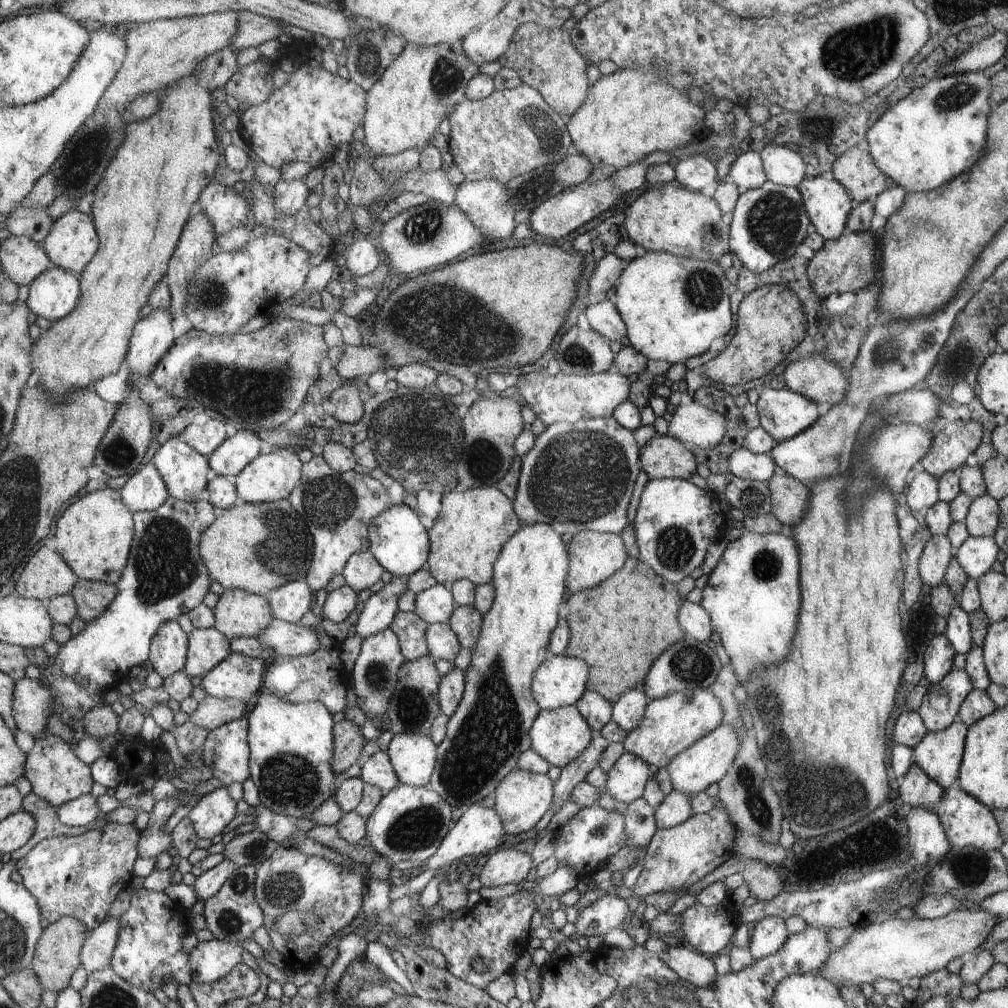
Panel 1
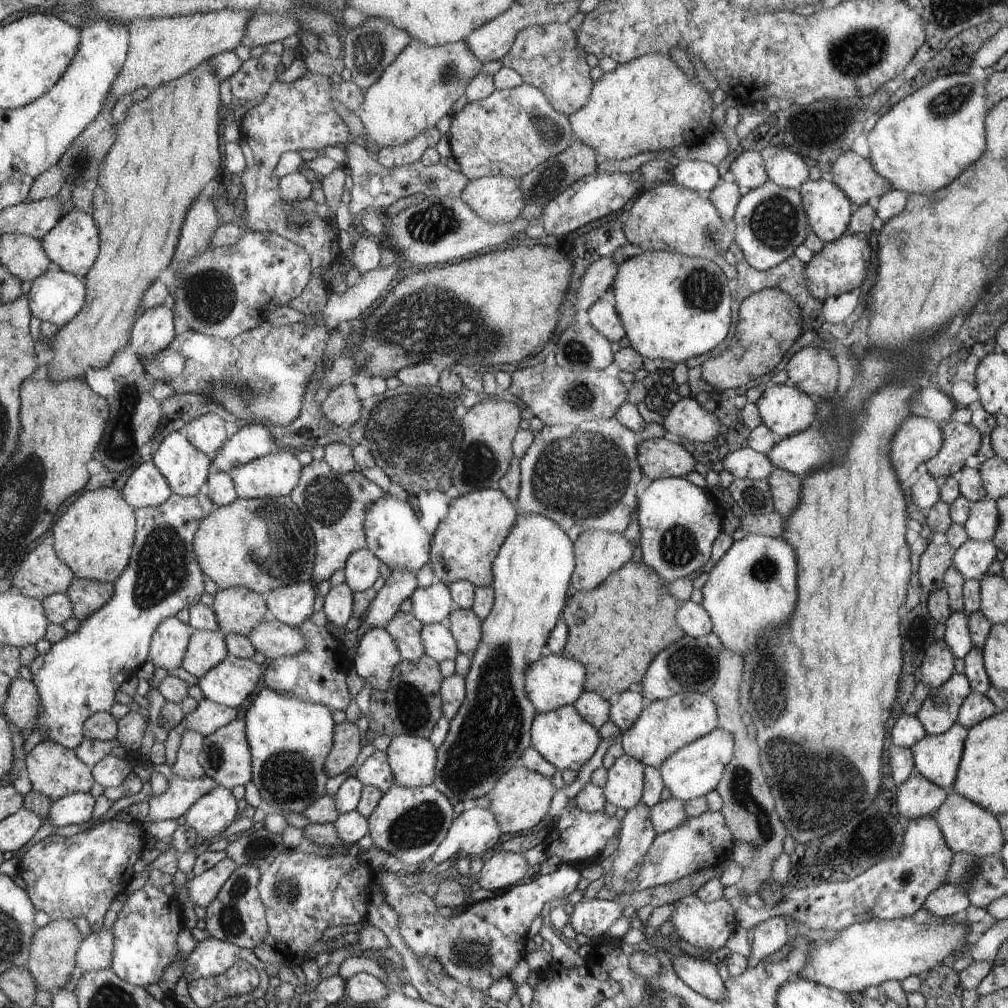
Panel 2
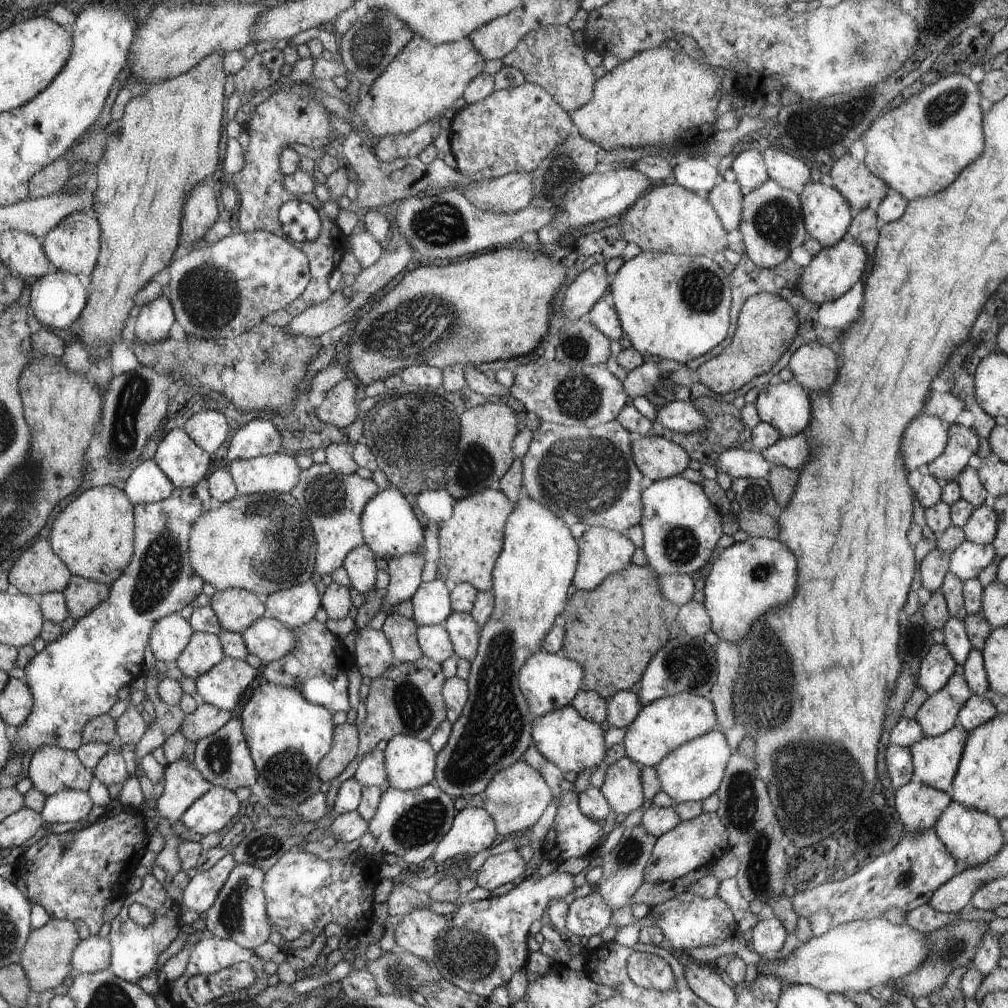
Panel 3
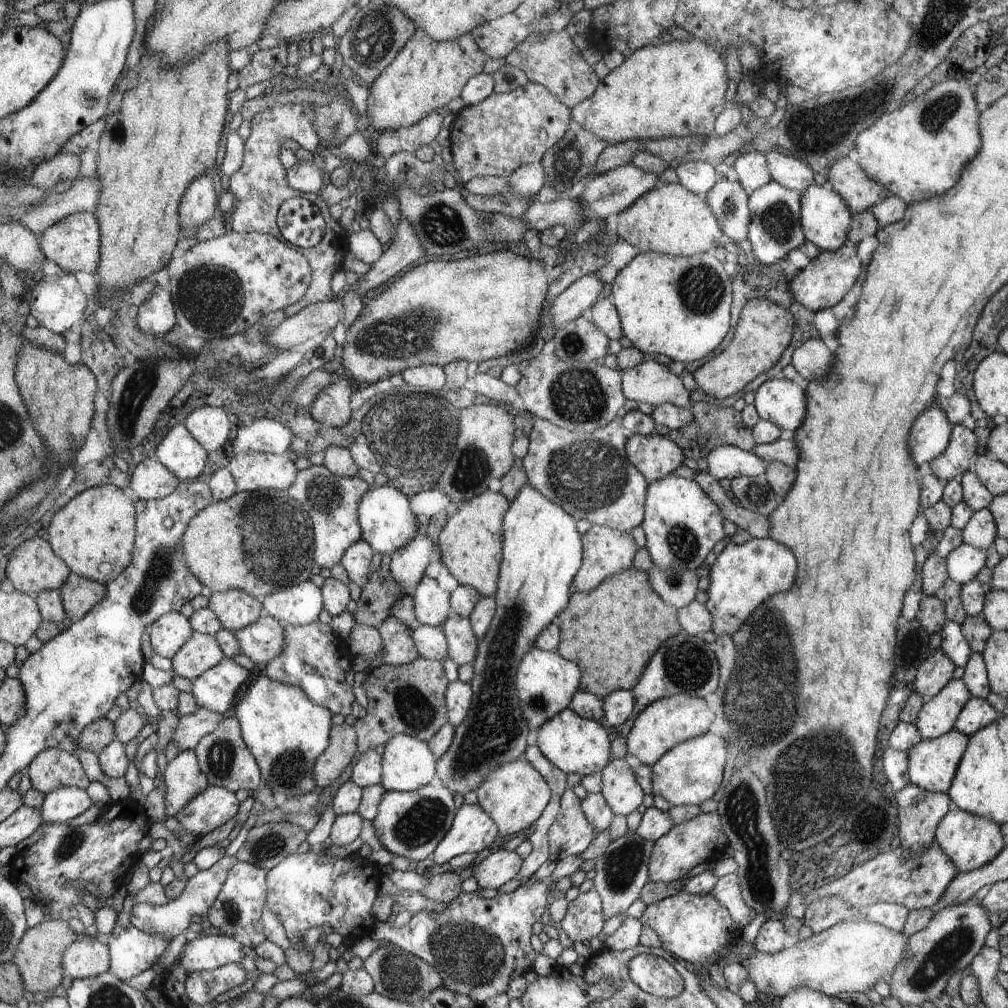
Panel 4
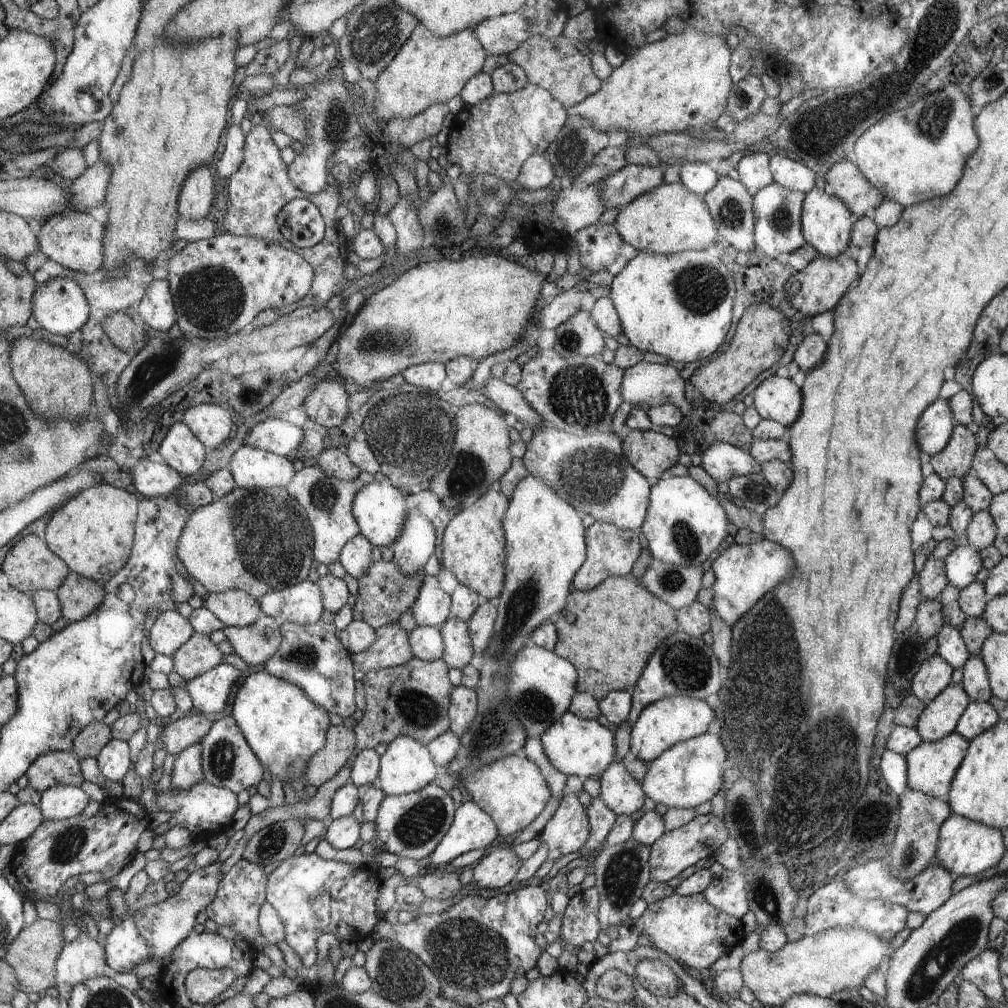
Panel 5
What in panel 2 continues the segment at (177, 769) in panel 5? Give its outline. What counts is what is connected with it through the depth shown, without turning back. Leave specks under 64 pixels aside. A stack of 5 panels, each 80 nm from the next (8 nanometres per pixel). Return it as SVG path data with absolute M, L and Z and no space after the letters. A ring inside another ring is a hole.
M173 774L168 781L168 790L160 796L150 799L150 812L147 818L150 822L178 820L200 799L219 786L206 776L182 780Z

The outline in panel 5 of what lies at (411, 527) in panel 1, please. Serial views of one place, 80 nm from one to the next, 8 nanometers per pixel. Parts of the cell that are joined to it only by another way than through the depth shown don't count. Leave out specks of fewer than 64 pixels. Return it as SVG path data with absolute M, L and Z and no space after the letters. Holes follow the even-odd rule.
M374 481L370 484L361 484L357 497L354 498L353 515L360 524L361 534L373 545L379 548L392 546L405 527L408 517L408 506L400 490L396 490L392 484L382 486Z

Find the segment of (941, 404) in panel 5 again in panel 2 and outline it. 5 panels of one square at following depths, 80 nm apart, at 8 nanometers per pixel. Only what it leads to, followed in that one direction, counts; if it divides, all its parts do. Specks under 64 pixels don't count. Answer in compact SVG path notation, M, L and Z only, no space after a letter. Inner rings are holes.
M910 416L898 428L890 444L890 462L902 484L917 467L934 458L942 448L940 424L920 416Z

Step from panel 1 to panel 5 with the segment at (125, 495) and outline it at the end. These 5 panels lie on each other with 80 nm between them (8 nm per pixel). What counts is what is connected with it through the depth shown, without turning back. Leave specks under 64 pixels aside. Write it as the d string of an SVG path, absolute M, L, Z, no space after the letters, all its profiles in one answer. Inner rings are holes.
M140 460L130 470L134 492L145 498L165 497L182 485L182 476L165 463Z

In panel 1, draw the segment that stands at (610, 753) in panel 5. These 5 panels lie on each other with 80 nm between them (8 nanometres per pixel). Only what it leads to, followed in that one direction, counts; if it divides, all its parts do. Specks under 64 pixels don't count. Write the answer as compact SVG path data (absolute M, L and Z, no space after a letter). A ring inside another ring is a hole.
M575 705L564 706L558 709L542 709L533 723L529 738L532 740L532 749L552 767L564 768L577 761L593 744L596 732L589 726Z

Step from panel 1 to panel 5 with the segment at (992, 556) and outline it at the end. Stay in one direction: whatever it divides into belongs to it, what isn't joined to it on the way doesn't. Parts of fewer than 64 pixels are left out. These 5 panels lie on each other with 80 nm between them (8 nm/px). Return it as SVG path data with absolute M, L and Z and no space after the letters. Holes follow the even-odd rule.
M971 545L954 548L944 560L945 576L948 585L960 591L975 582L982 570L982 558L978 550Z

